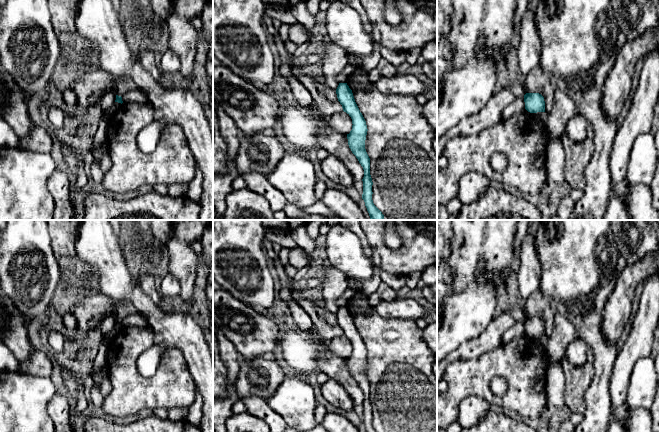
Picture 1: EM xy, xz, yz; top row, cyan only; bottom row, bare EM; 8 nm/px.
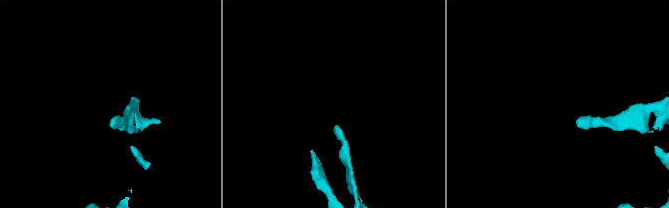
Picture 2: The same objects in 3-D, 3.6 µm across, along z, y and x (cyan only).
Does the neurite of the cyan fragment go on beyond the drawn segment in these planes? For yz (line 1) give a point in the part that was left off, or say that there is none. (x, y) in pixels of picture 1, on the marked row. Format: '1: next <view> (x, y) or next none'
1: next none

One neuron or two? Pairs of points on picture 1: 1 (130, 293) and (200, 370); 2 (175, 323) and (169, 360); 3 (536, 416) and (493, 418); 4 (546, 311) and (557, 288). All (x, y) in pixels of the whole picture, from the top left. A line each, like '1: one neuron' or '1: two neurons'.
1: one neuron
2: two neurons
3: two neurons
4: two neurons

